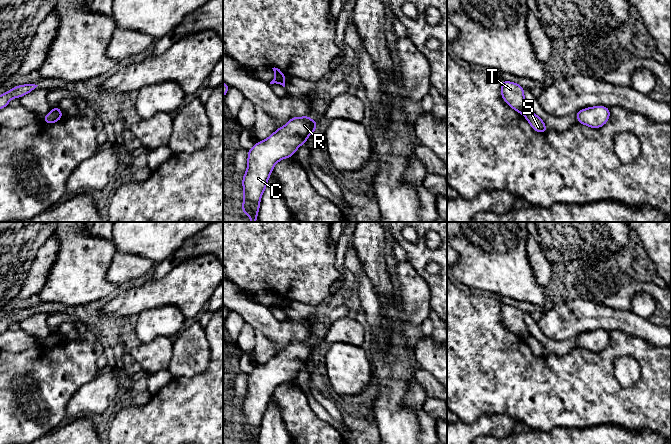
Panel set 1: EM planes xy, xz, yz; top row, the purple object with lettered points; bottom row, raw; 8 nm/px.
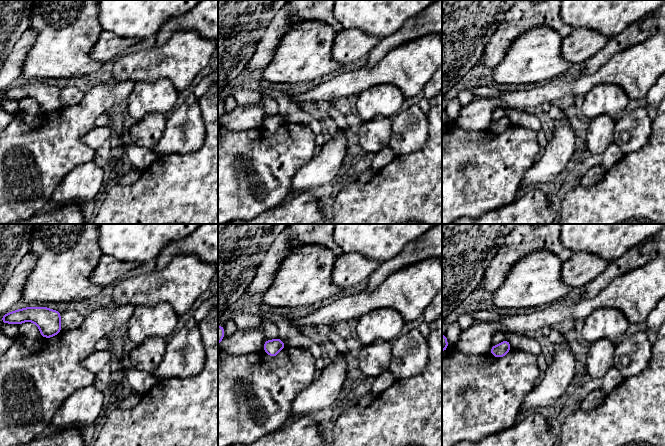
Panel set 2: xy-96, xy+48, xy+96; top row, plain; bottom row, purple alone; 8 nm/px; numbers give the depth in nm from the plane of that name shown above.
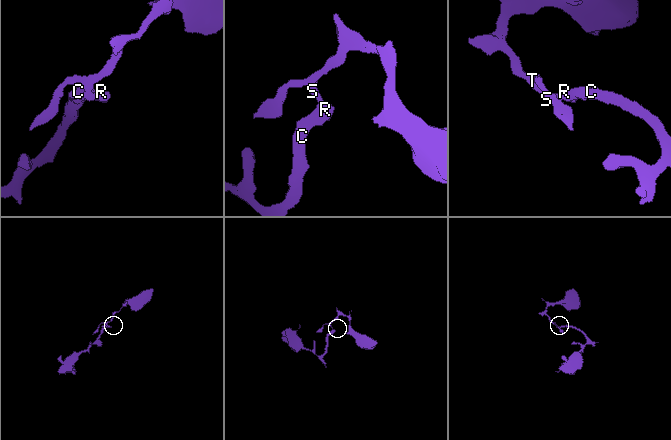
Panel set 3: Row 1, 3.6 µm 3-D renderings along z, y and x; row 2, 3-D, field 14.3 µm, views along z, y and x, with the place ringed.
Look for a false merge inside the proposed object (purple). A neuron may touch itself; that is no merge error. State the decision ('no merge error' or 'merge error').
merge error

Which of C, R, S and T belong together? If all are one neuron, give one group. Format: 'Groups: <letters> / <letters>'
Groups: C R S / T

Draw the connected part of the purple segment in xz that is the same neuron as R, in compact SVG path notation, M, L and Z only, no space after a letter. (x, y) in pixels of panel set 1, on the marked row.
M309 115L292 117L285 126L248 150L247 171L242 179L244 200L241 208L242 213L251 218L250 222L257 221L260 199L276 163L291 158L302 144L307 143L308 136L315 134L318 124Z

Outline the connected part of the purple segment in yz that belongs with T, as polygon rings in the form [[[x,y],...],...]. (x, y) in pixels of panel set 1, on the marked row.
[[[502,80],[501,96],[518,113],[524,115],[530,110],[524,98],[524,88],[517,83]]]

